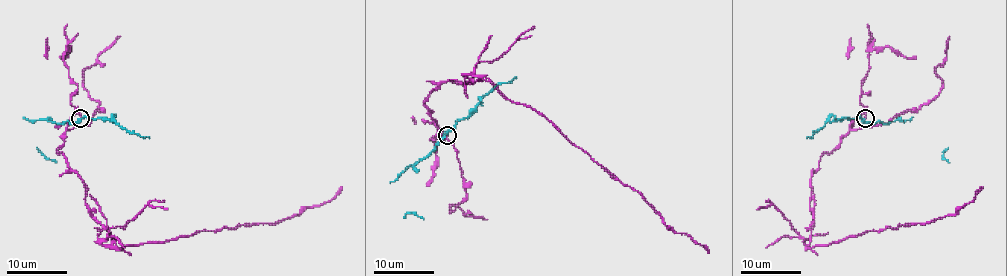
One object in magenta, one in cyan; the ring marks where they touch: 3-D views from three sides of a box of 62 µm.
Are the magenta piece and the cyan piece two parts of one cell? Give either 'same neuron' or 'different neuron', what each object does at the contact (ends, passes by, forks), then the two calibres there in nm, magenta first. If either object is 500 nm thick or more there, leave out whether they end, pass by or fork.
different neuron; magenta ends; cyan passes by; calibres 130 and 320 nm

